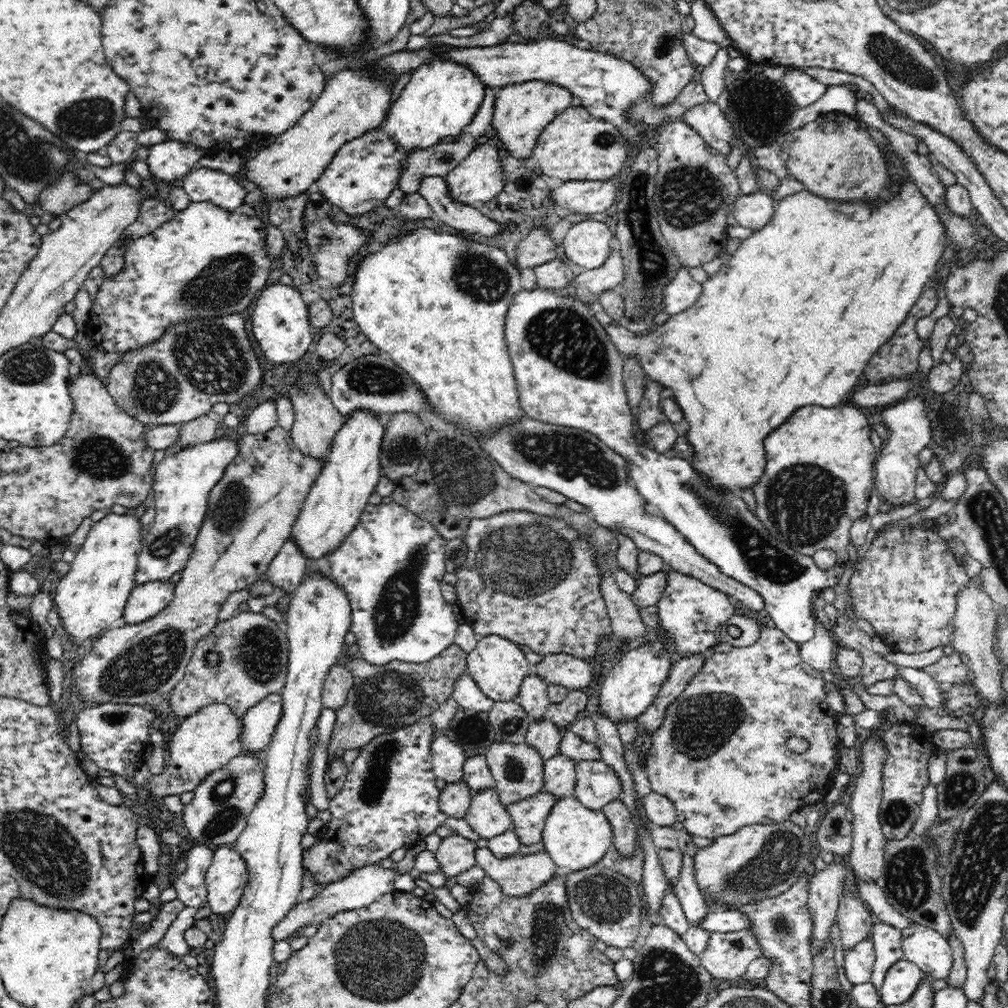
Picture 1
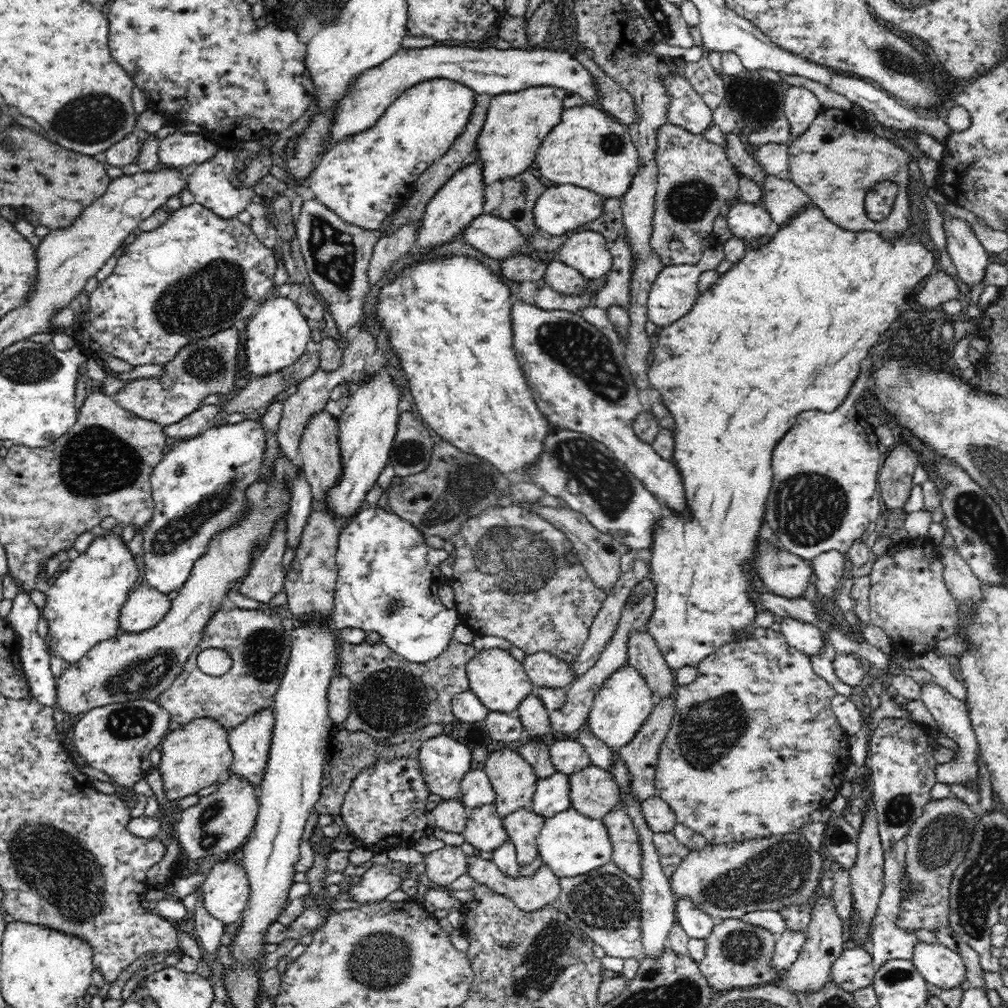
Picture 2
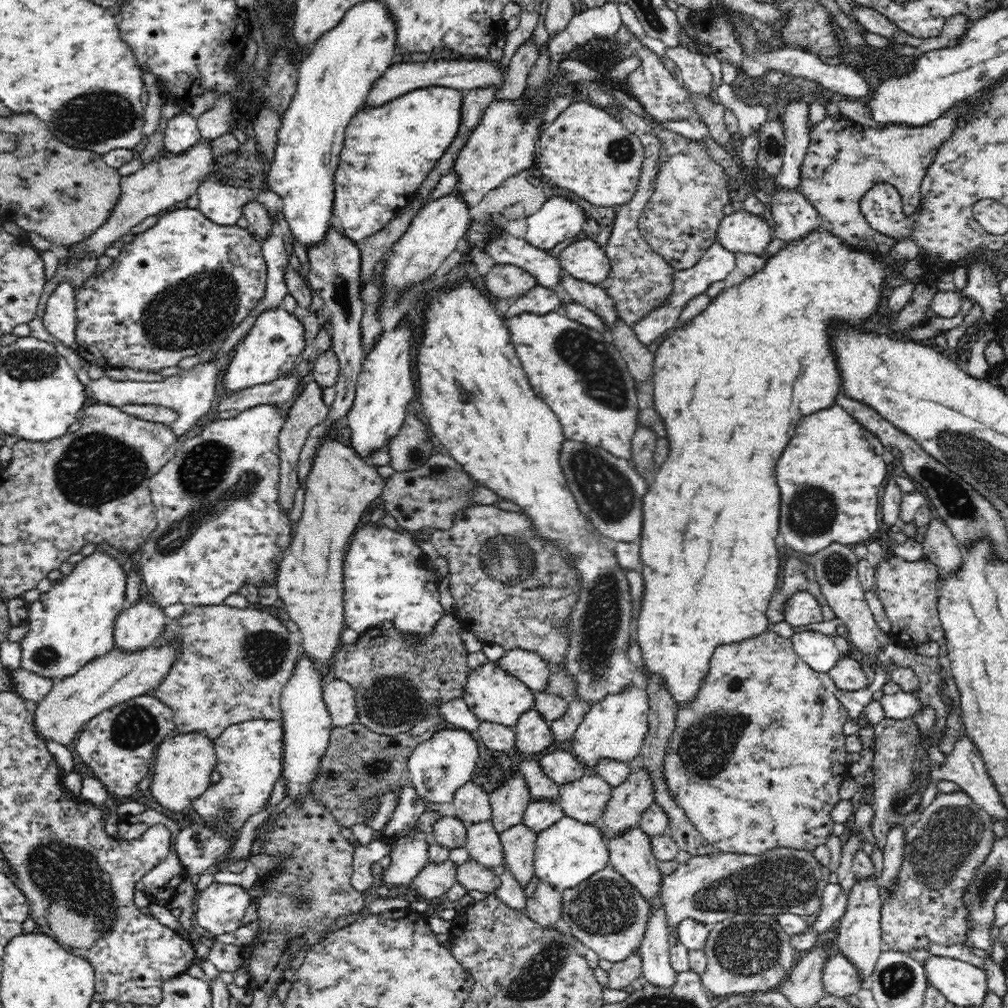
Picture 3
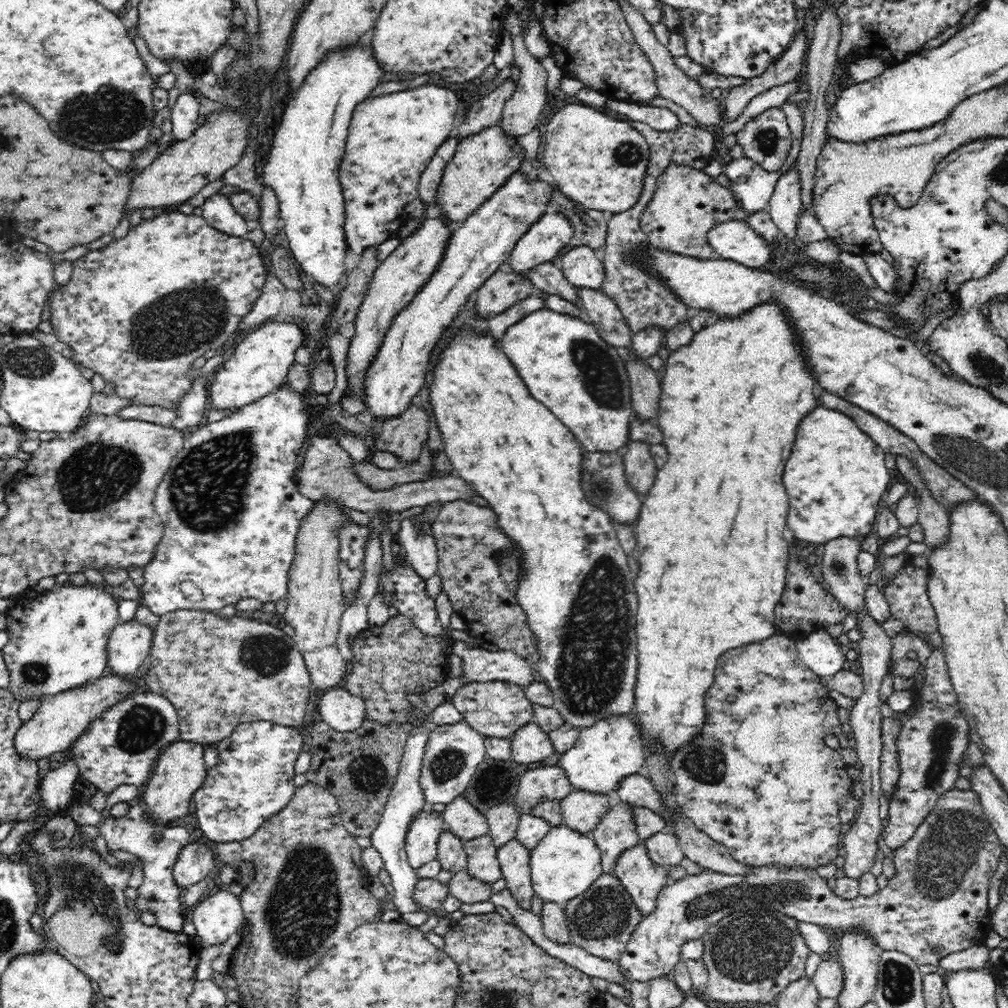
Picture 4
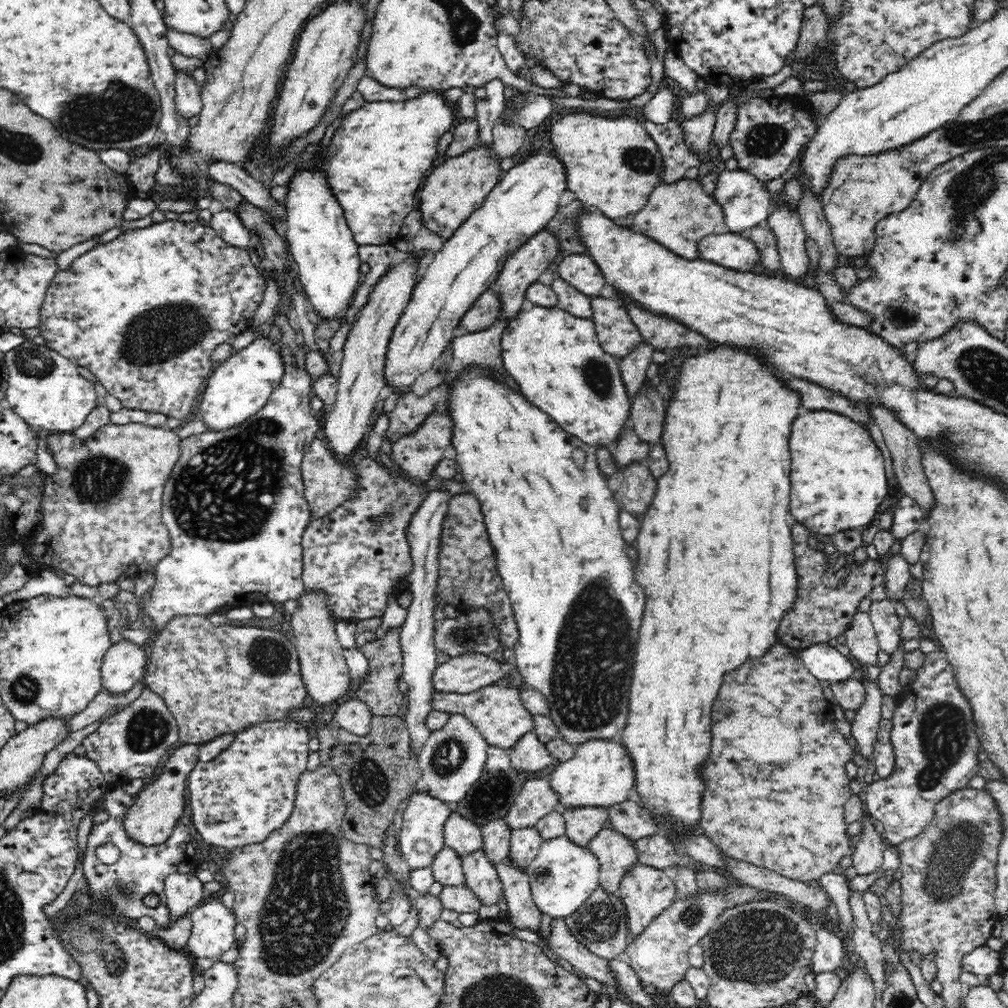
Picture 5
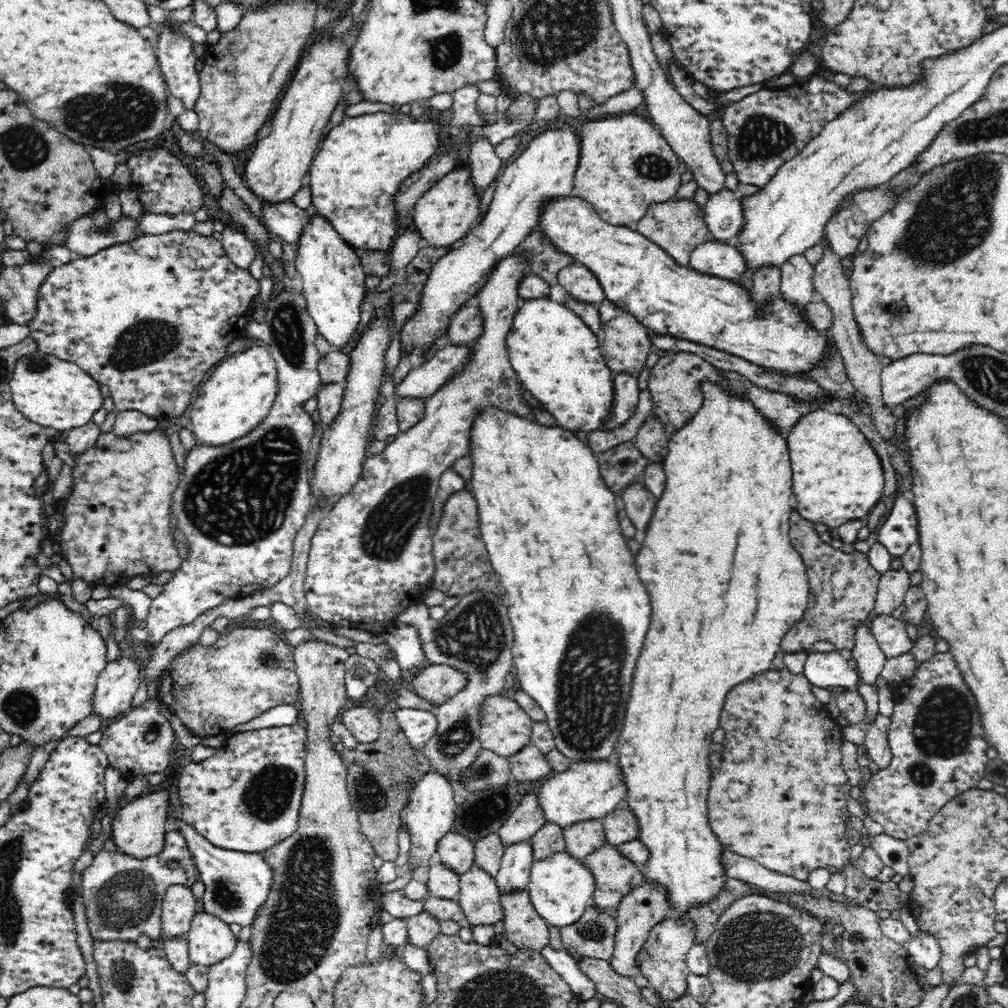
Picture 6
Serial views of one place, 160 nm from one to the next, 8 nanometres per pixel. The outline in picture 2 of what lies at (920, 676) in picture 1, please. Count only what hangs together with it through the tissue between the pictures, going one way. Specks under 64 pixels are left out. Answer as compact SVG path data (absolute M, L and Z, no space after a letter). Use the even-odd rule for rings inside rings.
M935 680L922 686L920 699L924 702L928 712L932 714L934 721L938 723L938 728L958 745L958 750L955 750L955 755L951 761L942 764L936 763L934 768L936 782L943 782L948 785L978 782L978 772L980 770L976 759L979 755L979 745L969 717L968 707L964 704L964 701L949 693L945 688L936 685Z

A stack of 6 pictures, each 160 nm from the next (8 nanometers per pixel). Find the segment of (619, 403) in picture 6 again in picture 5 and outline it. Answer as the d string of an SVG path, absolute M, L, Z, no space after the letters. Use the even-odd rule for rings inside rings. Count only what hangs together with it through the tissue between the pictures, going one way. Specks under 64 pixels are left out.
M643 341L626 358L619 360L623 383L631 400L636 397L636 392L640 390L640 386L645 380L646 368L652 362L654 351L656 348Z

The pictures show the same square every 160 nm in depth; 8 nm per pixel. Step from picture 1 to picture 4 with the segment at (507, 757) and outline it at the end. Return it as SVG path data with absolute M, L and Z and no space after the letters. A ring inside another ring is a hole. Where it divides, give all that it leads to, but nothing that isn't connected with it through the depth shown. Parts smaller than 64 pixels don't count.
M514 801L498 804L485 814L489 824L489 835L496 848L504 846L508 840L515 838L521 814L515 808Z

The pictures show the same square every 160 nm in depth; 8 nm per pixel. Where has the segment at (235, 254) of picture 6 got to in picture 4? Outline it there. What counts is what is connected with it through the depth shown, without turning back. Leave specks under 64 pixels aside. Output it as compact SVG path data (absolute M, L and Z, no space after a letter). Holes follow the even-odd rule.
M215 194L210 196L201 206L202 216L212 228L230 236L244 236L248 232L246 219L236 212L228 196Z

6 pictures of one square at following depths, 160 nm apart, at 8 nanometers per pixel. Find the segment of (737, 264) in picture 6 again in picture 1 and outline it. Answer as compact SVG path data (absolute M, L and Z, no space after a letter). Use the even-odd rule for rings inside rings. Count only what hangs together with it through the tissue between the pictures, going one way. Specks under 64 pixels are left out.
M763 190L748 195L741 194L733 204L731 214L740 226L756 231L772 220L776 203L770 194Z

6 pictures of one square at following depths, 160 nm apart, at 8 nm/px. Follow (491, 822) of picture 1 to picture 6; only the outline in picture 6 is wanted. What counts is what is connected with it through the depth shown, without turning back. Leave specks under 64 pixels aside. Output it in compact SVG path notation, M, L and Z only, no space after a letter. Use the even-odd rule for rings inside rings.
M474 864L468 872L460 874L460 905L468 926L493 926L504 918L499 886L491 873Z

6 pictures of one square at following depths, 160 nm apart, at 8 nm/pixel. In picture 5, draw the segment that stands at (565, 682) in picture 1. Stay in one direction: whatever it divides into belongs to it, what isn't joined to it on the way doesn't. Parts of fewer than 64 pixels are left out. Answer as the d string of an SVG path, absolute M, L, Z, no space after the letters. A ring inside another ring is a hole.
M460 654L440 662L434 672L435 692L469 693L483 686L502 684L506 677L519 679L516 665L499 662L486 654Z

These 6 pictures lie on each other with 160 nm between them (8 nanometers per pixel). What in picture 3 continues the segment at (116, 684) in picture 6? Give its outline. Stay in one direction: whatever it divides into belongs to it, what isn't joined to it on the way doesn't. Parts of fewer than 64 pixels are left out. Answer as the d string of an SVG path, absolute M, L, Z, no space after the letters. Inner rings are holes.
M142 598L134 605L126 606L115 623L115 648L128 650L128 653L148 648L149 645L155 644L155 641L161 636L168 621L162 606L156 604L156 602L149 604Z

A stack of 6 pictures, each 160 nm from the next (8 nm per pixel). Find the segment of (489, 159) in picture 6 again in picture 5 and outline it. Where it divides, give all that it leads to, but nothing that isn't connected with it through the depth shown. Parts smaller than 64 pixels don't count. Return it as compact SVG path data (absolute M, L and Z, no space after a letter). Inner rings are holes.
M491 80L483 85L486 91L484 98L472 99L475 103L476 121L478 121L479 144L493 144L494 125L505 109L504 88L501 80Z

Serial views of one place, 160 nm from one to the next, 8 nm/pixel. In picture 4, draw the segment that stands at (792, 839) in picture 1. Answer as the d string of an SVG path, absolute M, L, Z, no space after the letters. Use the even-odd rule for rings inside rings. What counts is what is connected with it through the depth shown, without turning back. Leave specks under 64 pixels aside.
M954 789L938 797L936 806L916 828L912 838L893 851L895 875L883 890L872 896L860 895L852 900L838 897L828 888L826 878L818 875L816 868L805 868L803 865L748 865L749 876L726 875L707 869L695 876L687 874L681 880L670 882L658 892L656 908L648 916L643 916L618 960L620 974L632 982L648 982L658 976L670 976L676 968L676 962L683 959L680 948L684 942L703 938L703 934L725 916L759 908L778 911L797 921L838 928L842 932L850 928L864 928L882 950L896 950L907 954L918 965L939 966L940 960L952 952L982 945L993 931L992 914L988 909L988 892L990 874L994 874L1000 864L1002 849L999 838L982 810L978 794L971 789ZM934 946L939 946L937 953Z

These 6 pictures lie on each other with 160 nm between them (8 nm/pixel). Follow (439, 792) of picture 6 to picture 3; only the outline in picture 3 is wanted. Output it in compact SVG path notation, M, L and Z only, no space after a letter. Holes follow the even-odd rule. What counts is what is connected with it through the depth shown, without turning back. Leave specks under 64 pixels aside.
M413 829L398 839L391 848L391 864L378 878L377 885L386 887L409 886L429 862L426 834Z

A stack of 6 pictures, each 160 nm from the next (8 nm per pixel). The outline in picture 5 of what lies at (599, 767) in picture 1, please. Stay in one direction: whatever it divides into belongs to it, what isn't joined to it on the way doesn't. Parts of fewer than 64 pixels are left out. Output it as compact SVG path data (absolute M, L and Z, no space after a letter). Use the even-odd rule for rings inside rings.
M583 806L563 810L565 835L578 845L589 846L592 837L607 825L608 808L603 806Z

